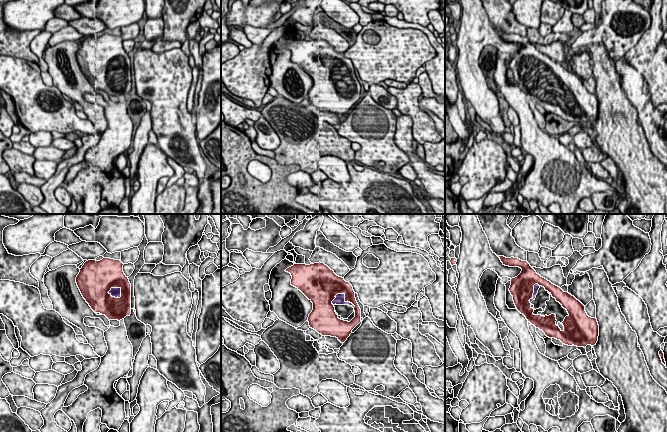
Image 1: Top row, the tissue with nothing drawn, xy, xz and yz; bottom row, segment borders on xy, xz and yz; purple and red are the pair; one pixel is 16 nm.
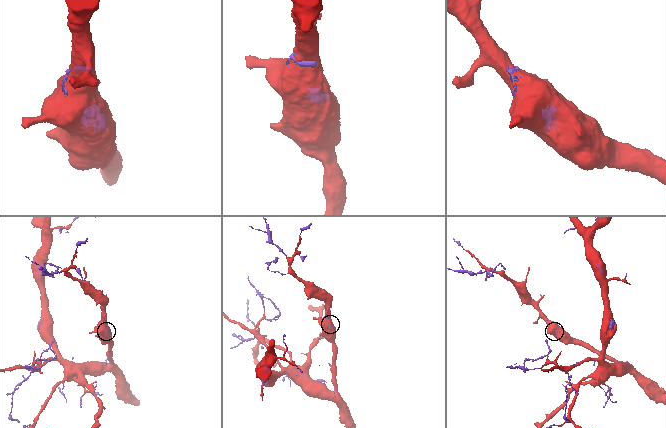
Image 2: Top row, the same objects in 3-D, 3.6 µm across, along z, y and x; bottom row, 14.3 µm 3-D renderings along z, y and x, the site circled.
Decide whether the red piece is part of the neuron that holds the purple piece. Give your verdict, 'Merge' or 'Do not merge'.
Merge

